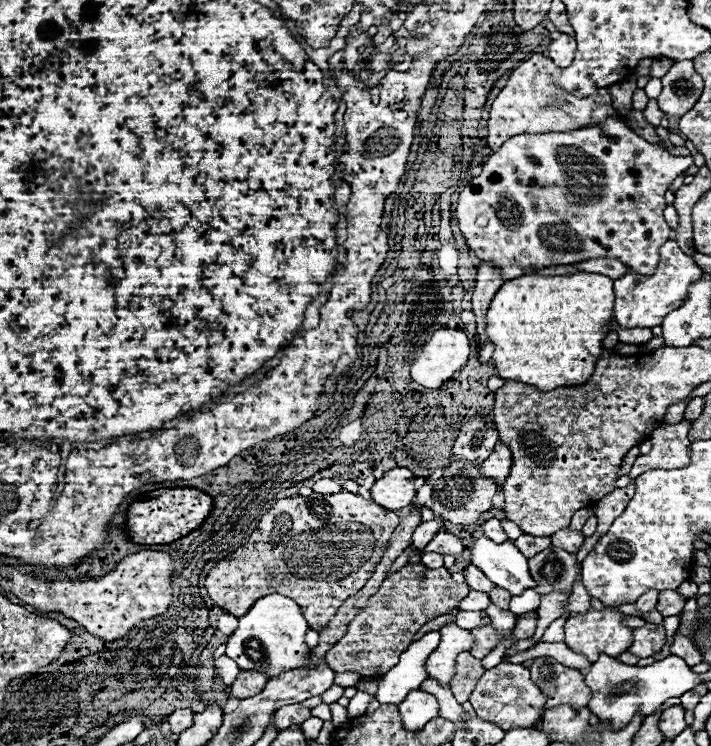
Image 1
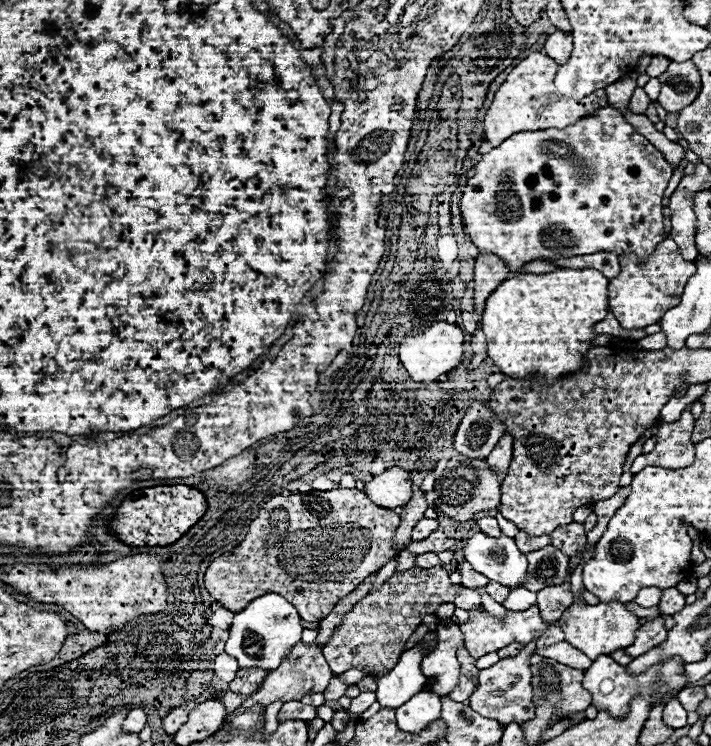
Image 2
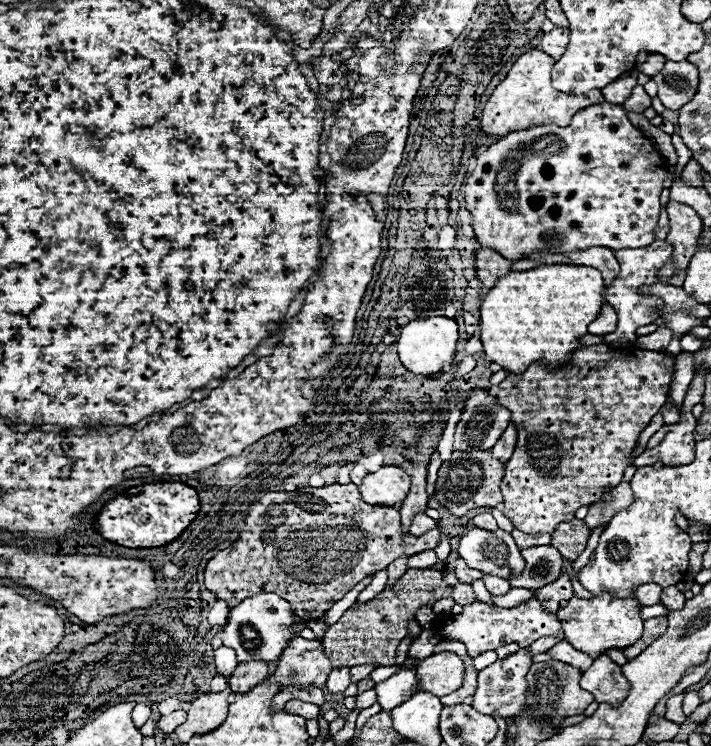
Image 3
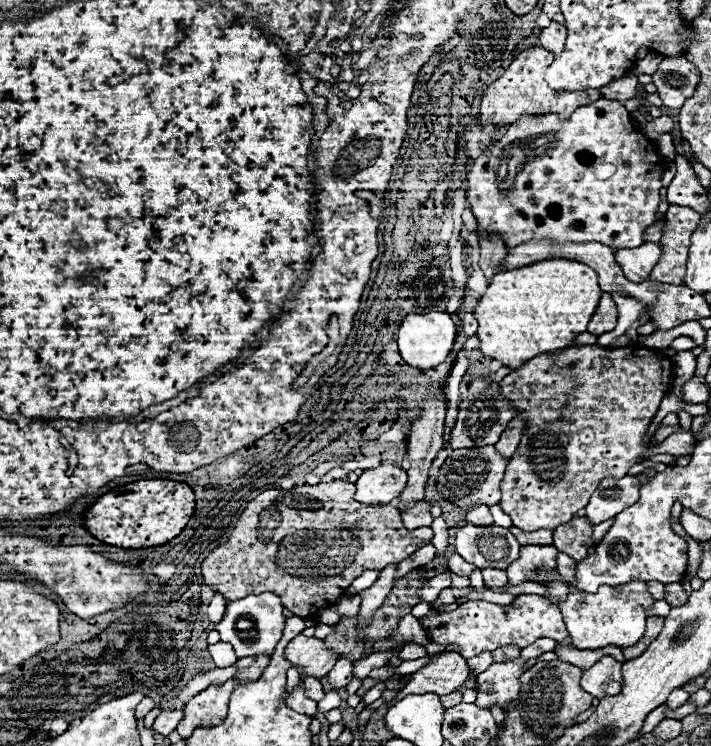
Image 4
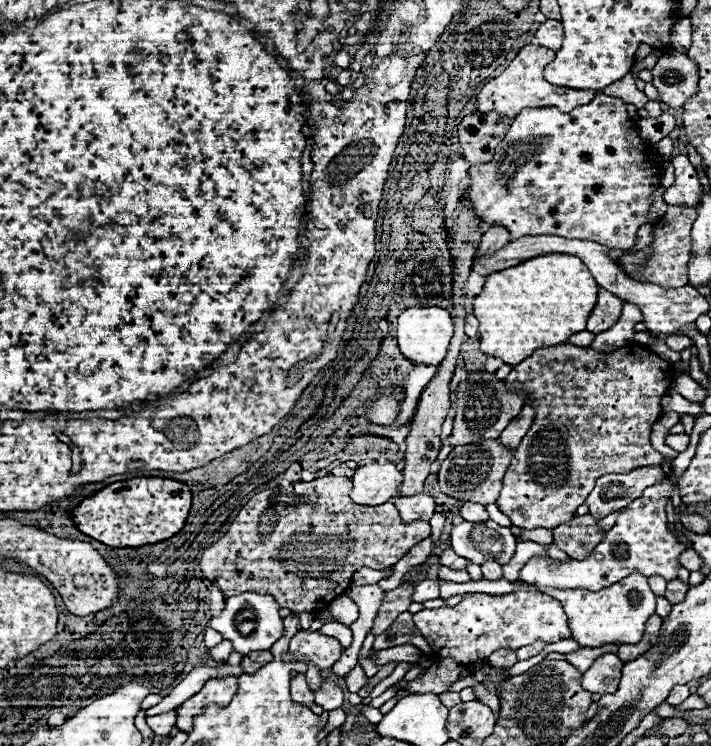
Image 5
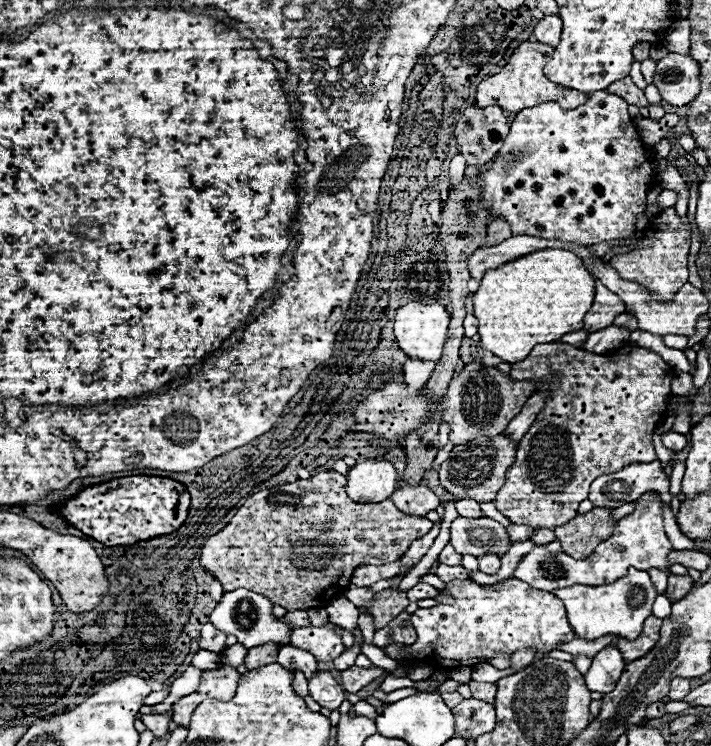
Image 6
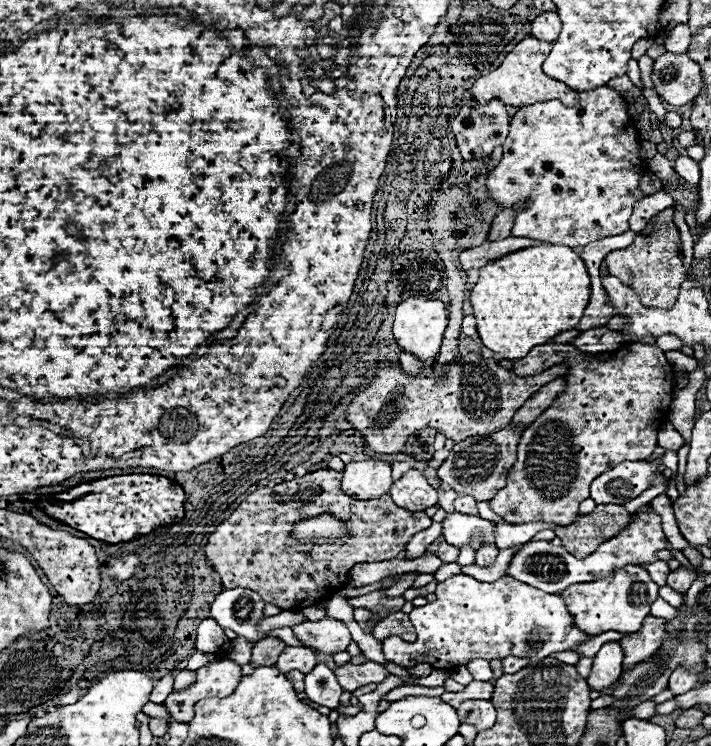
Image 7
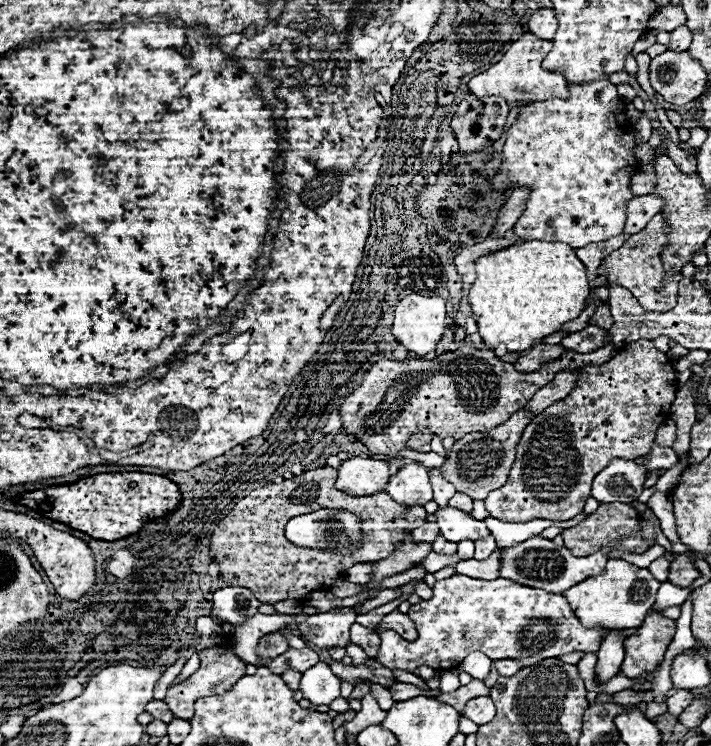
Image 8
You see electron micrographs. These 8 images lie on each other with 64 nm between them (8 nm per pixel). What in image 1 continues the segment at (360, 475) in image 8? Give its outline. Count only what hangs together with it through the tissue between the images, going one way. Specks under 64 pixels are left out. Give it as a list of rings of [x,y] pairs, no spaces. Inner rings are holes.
[[[394,468],[384,474],[384,478],[376,480],[370,492],[374,496],[374,502],[386,510],[406,508],[416,498],[414,474],[408,468]]]

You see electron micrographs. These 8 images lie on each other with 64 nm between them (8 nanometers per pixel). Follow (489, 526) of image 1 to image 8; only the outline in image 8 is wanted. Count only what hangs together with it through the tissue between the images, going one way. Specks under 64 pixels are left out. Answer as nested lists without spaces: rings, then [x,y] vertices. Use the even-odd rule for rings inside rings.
[[[456,492],[456,494],[454,494],[454,498],[450,500],[450,506],[452,506],[452,508],[460,508],[460,510],[464,510],[464,512],[468,512],[468,514],[470,514],[470,512],[472,512],[472,508],[474,508],[474,506],[472,506],[472,502],[474,502],[474,500],[472,500],[470,496]]]

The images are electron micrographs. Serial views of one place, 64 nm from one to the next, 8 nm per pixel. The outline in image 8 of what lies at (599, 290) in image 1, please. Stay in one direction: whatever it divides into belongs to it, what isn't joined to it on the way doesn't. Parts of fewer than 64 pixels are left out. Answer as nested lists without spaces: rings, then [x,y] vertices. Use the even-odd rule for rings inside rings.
[[[522,242],[516,246],[510,246],[506,250],[494,252],[490,256],[484,256],[476,262],[476,282],[470,288],[468,300],[472,306],[472,316],[478,322],[478,332],[484,340],[484,344],[490,350],[496,350],[500,344],[506,344],[510,354],[526,352],[534,344],[542,342],[546,336],[562,330],[566,322],[572,322],[580,316],[584,310],[586,298],[590,294],[588,276],[584,264],[578,260],[576,250],[562,242]]]

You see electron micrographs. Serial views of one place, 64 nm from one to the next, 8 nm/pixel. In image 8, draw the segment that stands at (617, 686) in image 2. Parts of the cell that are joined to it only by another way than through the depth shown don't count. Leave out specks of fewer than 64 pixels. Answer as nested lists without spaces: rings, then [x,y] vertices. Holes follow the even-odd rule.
[[[612,630],[610,636],[602,642],[600,650],[596,652],[596,684],[606,684],[610,678],[614,678],[620,672],[620,664],[624,660],[624,648],[622,648],[622,630]]]

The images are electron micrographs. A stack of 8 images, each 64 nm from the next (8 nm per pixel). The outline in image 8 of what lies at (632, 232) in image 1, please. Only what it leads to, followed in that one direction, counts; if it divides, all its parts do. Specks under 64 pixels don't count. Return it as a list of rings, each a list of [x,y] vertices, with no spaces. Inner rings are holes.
[[[598,80],[592,84],[570,84],[570,98],[562,100],[562,98],[550,98],[544,102],[534,102],[534,104],[526,104],[520,108],[520,114],[516,118],[516,122],[510,126],[508,134],[506,134],[506,144],[504,144],[504,158],[502,158],[502,166],[498,170],[498,174],[492,178],[492,188],[496,192],[500,192],[502,196],[508,198],[508,192],[520,186],[528,186],[530,188],[530,196],[526,200],[526,208],[522,212],[522,216],[518,218],[516,226],[514,226],[514,234],[522,240],[544,240],[544,242],[564,242],[572,248],[582,248],[590,242],[602,242],[608,240],[612,236],[618,236],[624,232],[626,226],[626,204],[634,198],[632,190],[630,190],[630,180],[636,174],[638,162],[634,158],[634,148],[636,148],[636,138],[632,132],[632,124],[630,122],[616,122],[616,116],[624,110],[624,100],[618,96],[616,86],[610,84],[608,80]]]

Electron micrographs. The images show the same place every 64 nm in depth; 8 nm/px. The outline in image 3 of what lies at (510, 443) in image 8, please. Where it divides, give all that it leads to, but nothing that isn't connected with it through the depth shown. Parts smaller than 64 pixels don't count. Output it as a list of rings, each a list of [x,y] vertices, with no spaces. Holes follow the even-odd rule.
[[[454,452],[448,462],[440,466],[436,482],[436,500],[454,516],[462,518],[470,510],[494,508],[502,502],[500,480],[504,476],[504,466],[492,458],[490,452]]]

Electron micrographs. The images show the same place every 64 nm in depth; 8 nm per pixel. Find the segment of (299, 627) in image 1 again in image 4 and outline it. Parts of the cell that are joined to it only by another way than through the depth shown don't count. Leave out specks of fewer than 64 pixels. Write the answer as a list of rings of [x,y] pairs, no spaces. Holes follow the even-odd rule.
[[[264,592],[264,594],[246,596],[244,600],[228,602],[226,614],[224,614],[222,622],[216,624],[216,630],[220,632],[222,642],[228,642],[228,644],[234,646],[238,658],[244,658],[244,656],[260,656],[260,654],[272,656],[276,644],[282,638],[284,624],[286,624],[284,604],[280,602],[280,598],[276,594]]]

